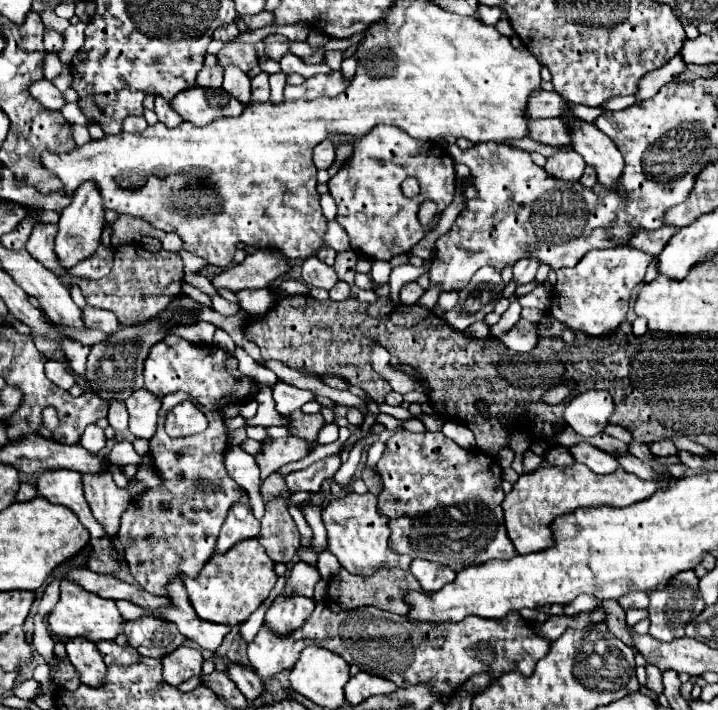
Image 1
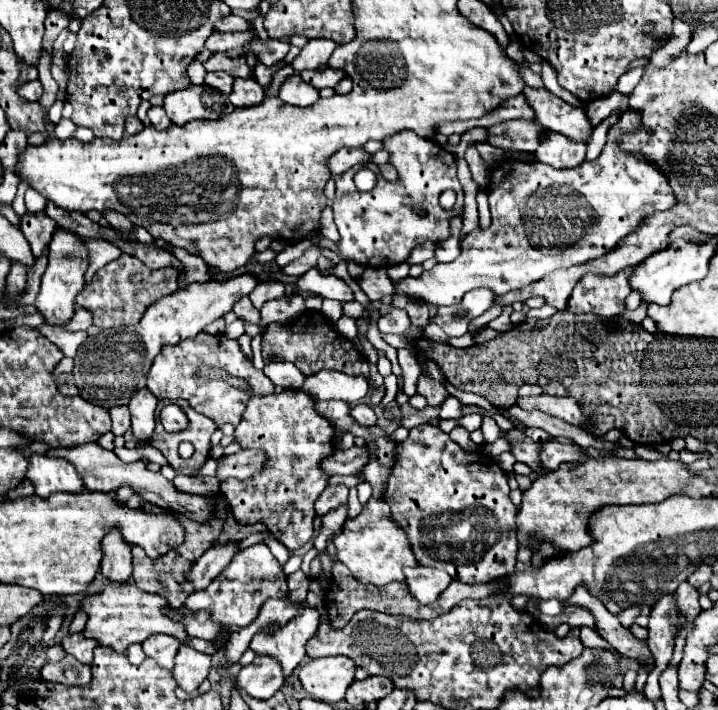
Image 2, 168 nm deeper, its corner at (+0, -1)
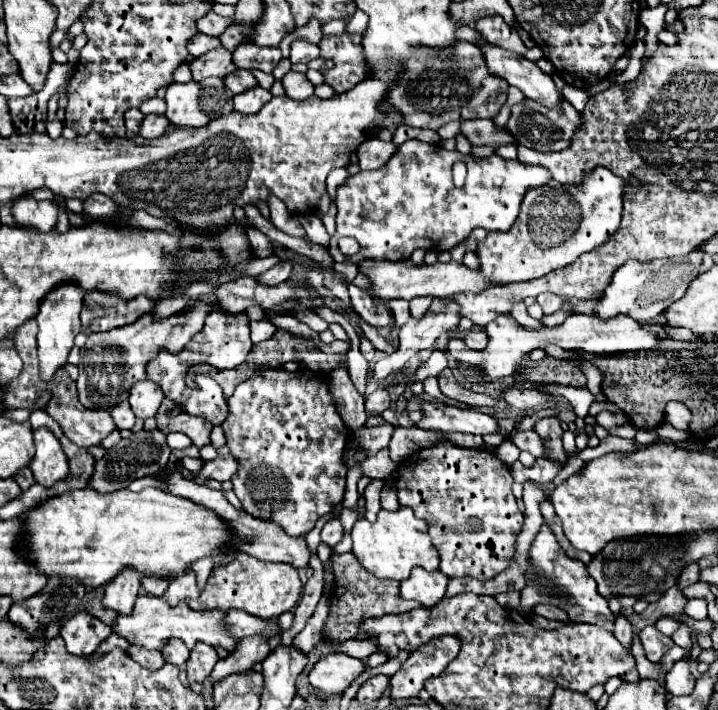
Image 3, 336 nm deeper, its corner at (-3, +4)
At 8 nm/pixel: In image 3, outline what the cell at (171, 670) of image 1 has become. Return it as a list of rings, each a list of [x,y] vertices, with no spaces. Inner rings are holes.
[[[197,644],[191,650],[191,658],[187,660],[189,682],[205,682],[217,660],[219,660],[219,656],[217,656],[217,652],[215,652],[213,646],[209,646],[209,644]]]

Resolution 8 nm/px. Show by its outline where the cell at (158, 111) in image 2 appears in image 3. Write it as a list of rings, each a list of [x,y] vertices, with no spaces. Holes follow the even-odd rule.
[[[149,114],[149,116],[143,118],[137,136],[143,136],[143,138],[147,138],[147,140],[153,140],[153,138],[159,138],[159,136],[167,130],[167,126],[169,126],[169,122],[165,120],[165,116]]]

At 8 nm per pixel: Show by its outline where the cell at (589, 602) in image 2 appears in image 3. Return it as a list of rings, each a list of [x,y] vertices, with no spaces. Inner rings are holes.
[[[547,524],[541,526],[539,534],[535,536],[535,540],[529,548],[529,566],[525,572],[525,580],[527,580],[525,588],[521,590],[521,604],[517,608],[517,612],[521,616],[529,614],[529,610],[537,604],[553,604],[553,606],[565,610],[571,622],[587,622],[587,624],[595,624],[595,626],[613,630],[615,618],[609,612],[607,600],[597,592],[595,580],[589,576],[589,572],[581,560],[573,560],[561,550],[559,542],[555,540],[555,536]]]

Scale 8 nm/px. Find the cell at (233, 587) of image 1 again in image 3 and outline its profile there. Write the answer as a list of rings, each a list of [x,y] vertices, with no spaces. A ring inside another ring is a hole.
[[[235,554],[231,556],[231,564],[223,566],[223,568],[215,568],[205,592],[197,598],[197,600],[189,600],[189,608],[191,610],[245,610],[253,616],[271,620],[281,616],[283,612],[291,612],[295,610],[295,606],[299,604],[299,594],[301,594],[301,580],[299,574],[293,566],[289,564],[273,564],[273,562],[263,562],[257,560],[249,554]]]

